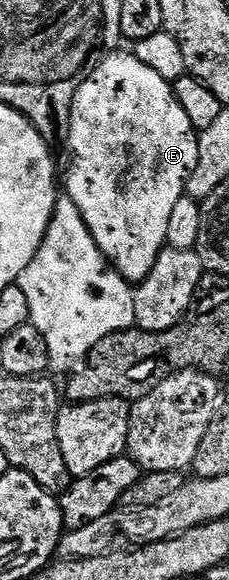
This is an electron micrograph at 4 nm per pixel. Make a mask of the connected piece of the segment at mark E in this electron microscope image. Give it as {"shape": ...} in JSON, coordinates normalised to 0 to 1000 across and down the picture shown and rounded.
{"shape":[[[502,88],[459,98],[349,143],[314,171],[306,200],[306,300],[279,305],[279,333],[349,357],[419,426],[498,459],[507,469],[572,488],[624,484],[664,467],[681,447],[729,428],[725,407],[751,364],[786,341],[812,338],[812,317],[856,295],[869,231],[821,212],[803,184],[760,162],[760,148],[699,136],[664,116],[611,109],[581,90]]]}

